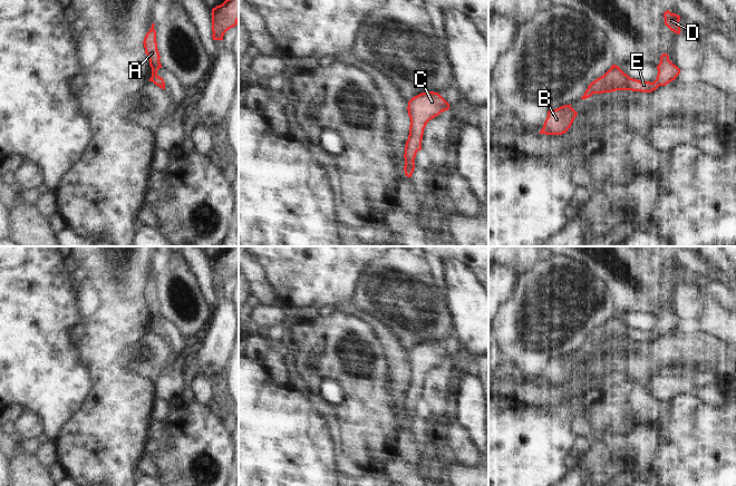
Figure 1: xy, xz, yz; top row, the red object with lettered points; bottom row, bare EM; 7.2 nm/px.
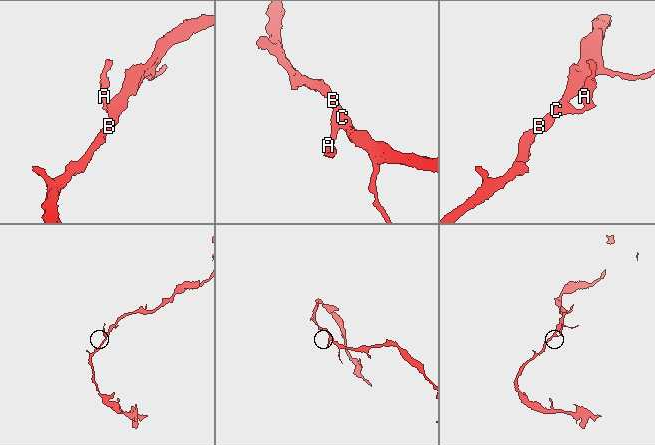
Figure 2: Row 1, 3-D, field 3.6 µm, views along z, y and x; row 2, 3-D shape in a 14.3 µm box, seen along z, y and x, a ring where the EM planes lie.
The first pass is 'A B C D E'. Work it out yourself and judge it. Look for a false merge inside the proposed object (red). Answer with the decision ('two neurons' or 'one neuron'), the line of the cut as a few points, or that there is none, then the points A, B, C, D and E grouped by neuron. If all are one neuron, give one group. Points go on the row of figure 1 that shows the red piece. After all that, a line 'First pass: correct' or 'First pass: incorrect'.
one neuron | no cut | A B C D E
First pass: correct

